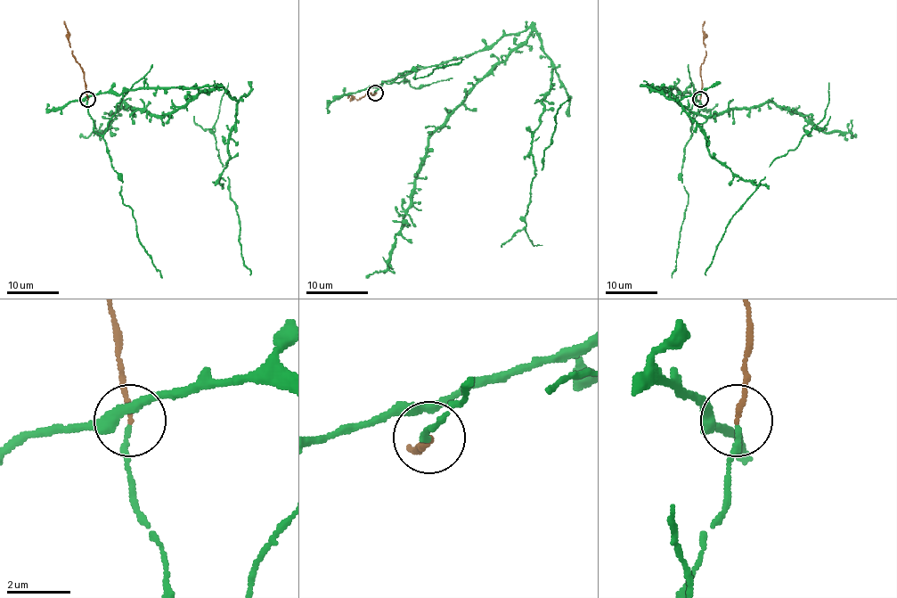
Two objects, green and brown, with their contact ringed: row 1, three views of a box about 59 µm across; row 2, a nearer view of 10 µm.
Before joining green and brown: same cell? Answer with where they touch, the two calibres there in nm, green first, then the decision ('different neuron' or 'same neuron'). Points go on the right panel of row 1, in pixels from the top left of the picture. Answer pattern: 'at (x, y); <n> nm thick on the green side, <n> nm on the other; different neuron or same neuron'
at (700, 99); 120 nm thick on the green side, 120 nm on the other; same neuron

